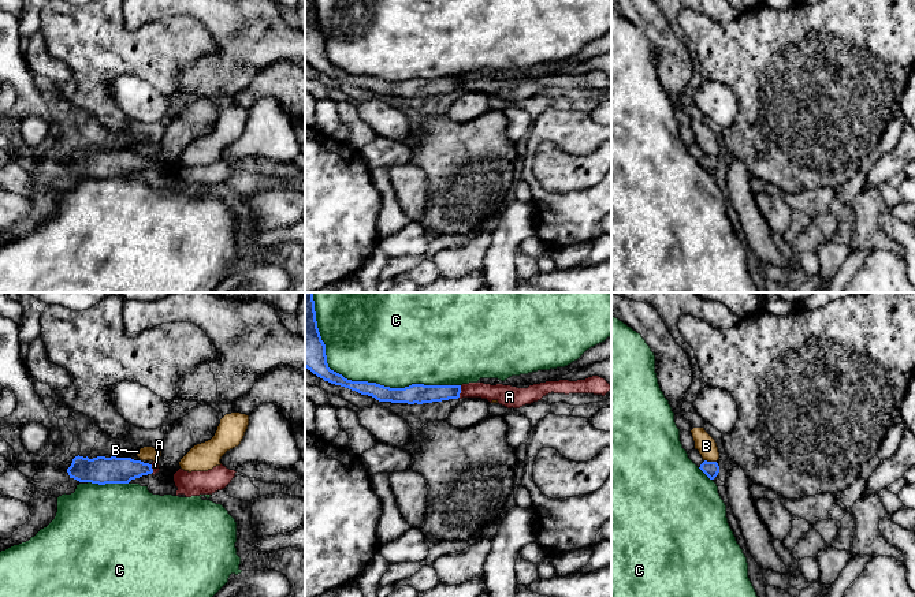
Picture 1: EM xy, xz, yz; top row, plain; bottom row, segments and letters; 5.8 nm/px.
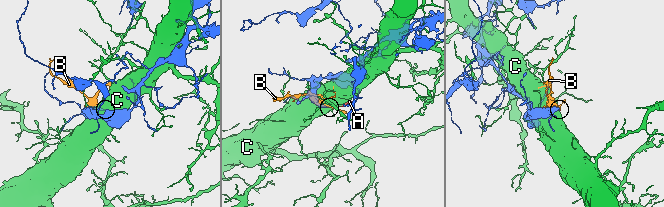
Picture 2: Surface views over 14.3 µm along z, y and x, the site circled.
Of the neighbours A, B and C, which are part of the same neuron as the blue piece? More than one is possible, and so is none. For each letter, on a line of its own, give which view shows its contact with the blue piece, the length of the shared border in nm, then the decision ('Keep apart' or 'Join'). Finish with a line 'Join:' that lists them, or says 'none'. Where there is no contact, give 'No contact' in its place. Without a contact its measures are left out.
A: Touches blue in xz. Shared border 80 nm. Join
B: Touches blue in yz. Shared border 70 nm. Keep apart
C: Touches blue in xz. Shared border 1000 nm. Keep apart
Join: A

